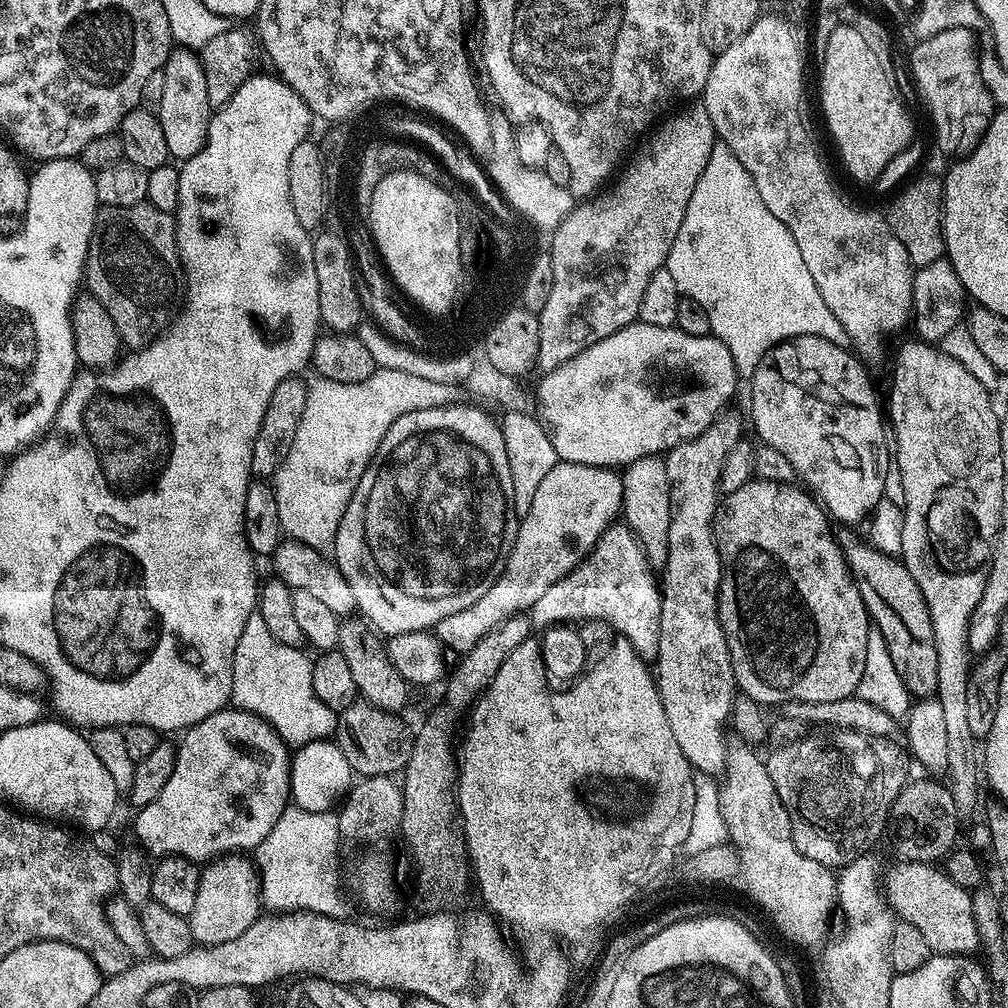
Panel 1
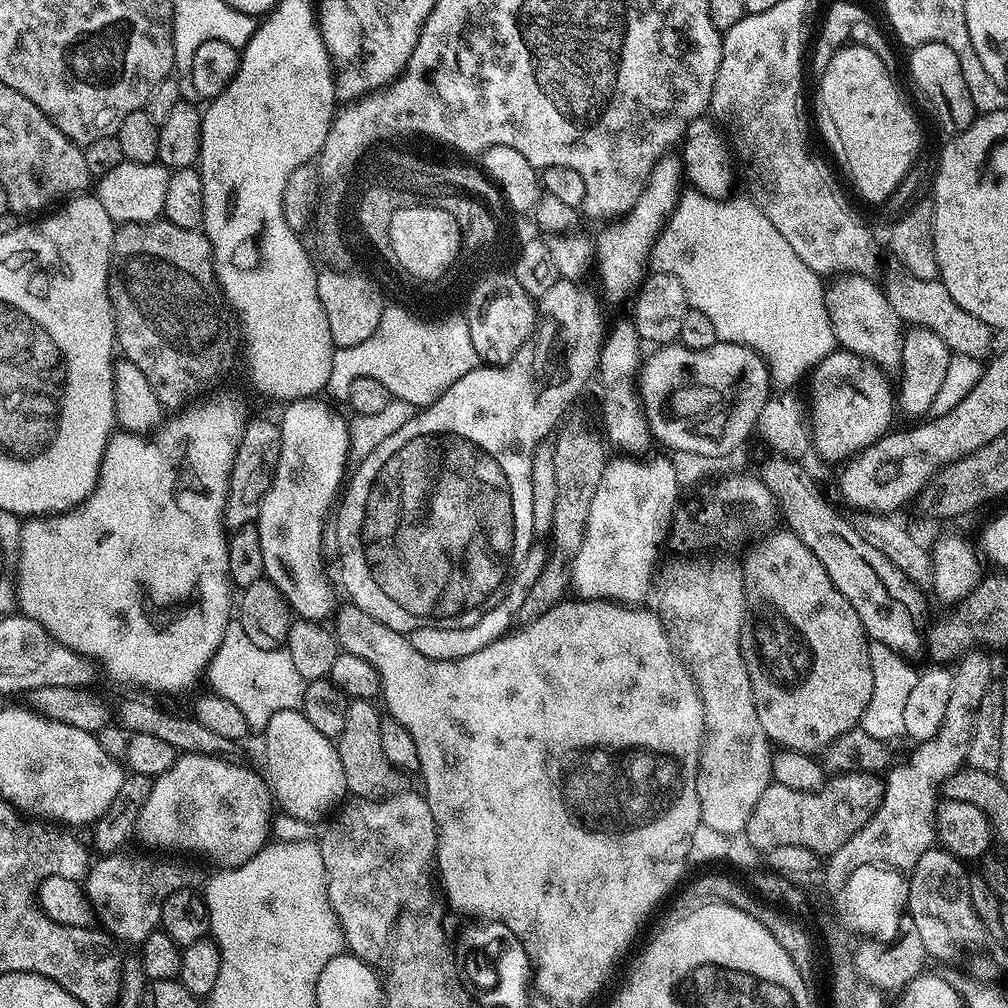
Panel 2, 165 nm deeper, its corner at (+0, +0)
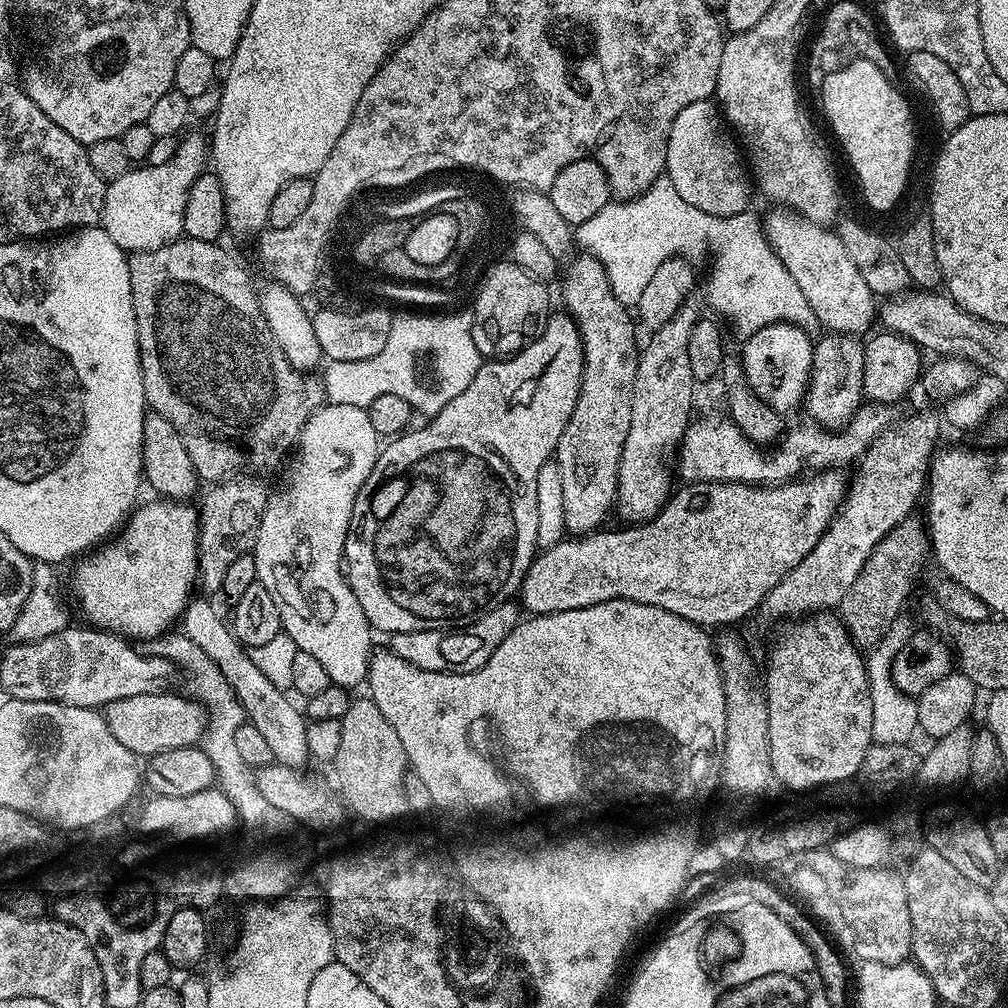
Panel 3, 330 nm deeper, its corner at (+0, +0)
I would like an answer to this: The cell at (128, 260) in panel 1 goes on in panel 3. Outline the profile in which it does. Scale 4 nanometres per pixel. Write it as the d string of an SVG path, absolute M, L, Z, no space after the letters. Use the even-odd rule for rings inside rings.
M184 236L178 240L171 240L158 250L134 252L128 256L130 294L134 306L134 322L138 330L140 369L147 407L151 411L162 414L162 418L166 418L166 422L170 422L170 426L178 430L178 438L186 442L186 454L190 454L190 462L194 466L197 477L201 481L208 480L207 482L219 482L229 474L236 474L244 469L272 468L280 459L283 461L293 451L296 441L300 438L300 431L304 429L308 419L326 400L321 381L311 380L313 378L311 375L301 372L288 361L286 354L280 348L280 343L274 338L266 322L260 305L258 288L252 285L247 270L222 245L223 243L220 242L198 242L198 238Z

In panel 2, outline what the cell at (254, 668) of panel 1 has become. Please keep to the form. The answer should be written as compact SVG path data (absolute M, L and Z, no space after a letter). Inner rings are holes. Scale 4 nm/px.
M239 618L229 620L226 634L208 664L206 680L212 683L211 691L221 696L226 702L238 706L242 710L242 718L246 718L249 729L263 730L270 718L279 711L294 711L304 702L305 681L298 674L294 661L284 648L262 650L262 646L254 646L246 630L242 630Z

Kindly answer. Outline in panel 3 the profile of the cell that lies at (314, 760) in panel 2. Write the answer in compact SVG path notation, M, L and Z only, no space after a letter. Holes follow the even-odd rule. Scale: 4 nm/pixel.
M191 599L185 608L182 617L183 633L204 650L229 681L245 717L269 744L273 759L279 764L302 767L301 765L305 761L308 762L311 755L309 743L306 742L308 725L305 715L284 696L286 694L283 689L274 686L266 678L266 674L254 664L251 655L232 635L231 629L225 619L223 622L220 618L217 610L208 601L196 599Z

